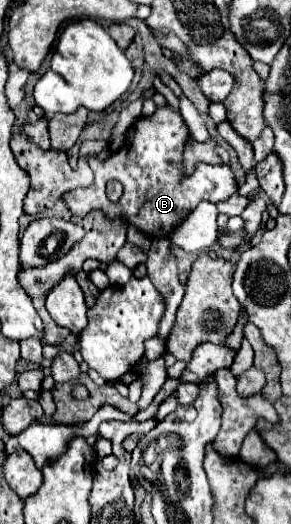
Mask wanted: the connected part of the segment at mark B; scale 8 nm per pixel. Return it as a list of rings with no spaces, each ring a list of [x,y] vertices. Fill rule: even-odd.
[[[165,104],[157,108],[153,116],[137,118],[127,132],[127,144],[107,160],[89,156],[87,162],[95,172],[95,182],[89,188],[75,188],[65,192],[61,200],[77,218],[85,218],[89,212],[101,210],[105,218],[121,218],[145,236],[169,238],[171,232],[181,226],[183,220],[199,206],[199,202],[219,204],[237,192],[233,172],[227,164],[211,166],[199,162],[195,164],[193,174],[185,174],[183,150],[189,136],[189,128],[181,112]],[[109,180],[119,180],[123,184],[123,196],[119,202],[109,202],[105,196],[105,186]]]

